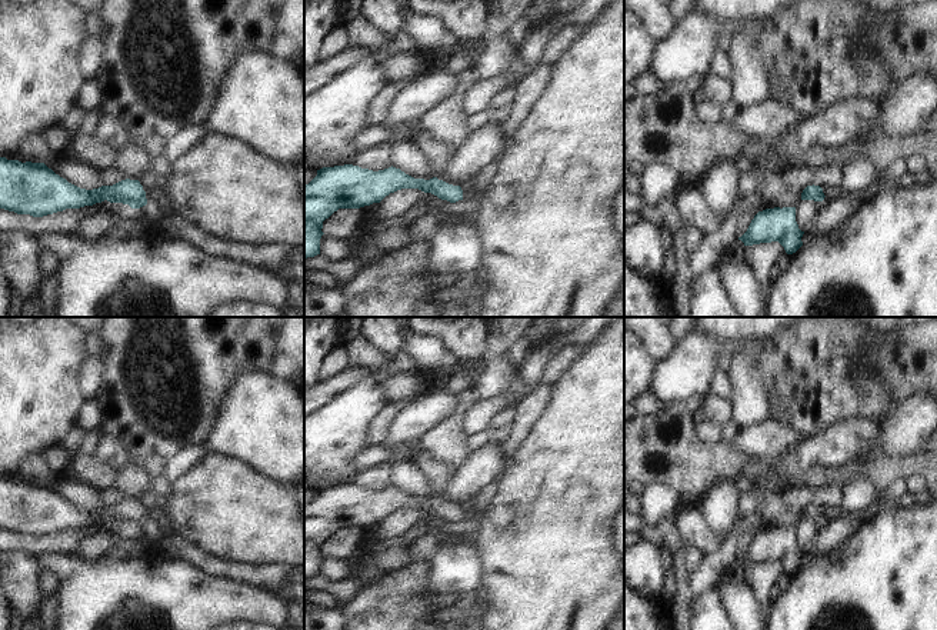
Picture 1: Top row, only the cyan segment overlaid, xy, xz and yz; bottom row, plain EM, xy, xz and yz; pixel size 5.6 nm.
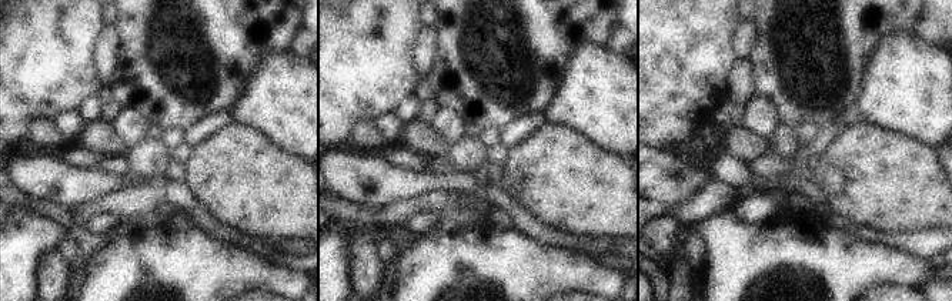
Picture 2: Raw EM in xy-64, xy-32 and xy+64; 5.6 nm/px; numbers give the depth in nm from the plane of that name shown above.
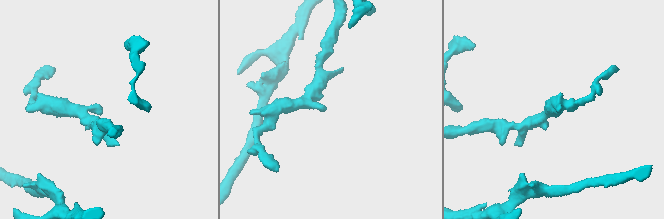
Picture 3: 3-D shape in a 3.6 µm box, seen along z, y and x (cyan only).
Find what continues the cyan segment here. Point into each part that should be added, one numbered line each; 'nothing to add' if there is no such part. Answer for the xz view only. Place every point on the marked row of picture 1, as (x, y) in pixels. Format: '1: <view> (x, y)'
nothing to add

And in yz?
nothing to add

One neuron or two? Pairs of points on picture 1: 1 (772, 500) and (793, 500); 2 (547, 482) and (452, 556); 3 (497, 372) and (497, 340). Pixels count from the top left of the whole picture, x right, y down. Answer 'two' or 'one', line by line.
1: two
2: two
3: one

